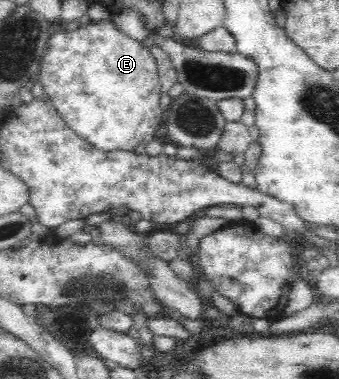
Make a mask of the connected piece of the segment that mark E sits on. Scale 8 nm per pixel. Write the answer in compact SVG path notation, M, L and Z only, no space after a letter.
M112 20L109 21L91 21L87 25L79 26L74 30L58 29L54 31L48 37L46 41L46 49L44 49L44 55L40 59L40 67L38 69L38 74L34 78L38 81L44 89L45 99L52 102L52 107L58 110L58 115L64 120L68 129L74 131L74 134L80 139L84 140L86 143L94 146L97 150L111 152L111 151L134 151L138 145L146 145L152 140L157 139L156 130L163 123L163 117L165 115L160 108L160 96L162 92L160 91L160 80L158 77L158 65L156 64L156 58L150 49L142 44L141 40L132 38L128 34L124 33L121 29L115 25Z

